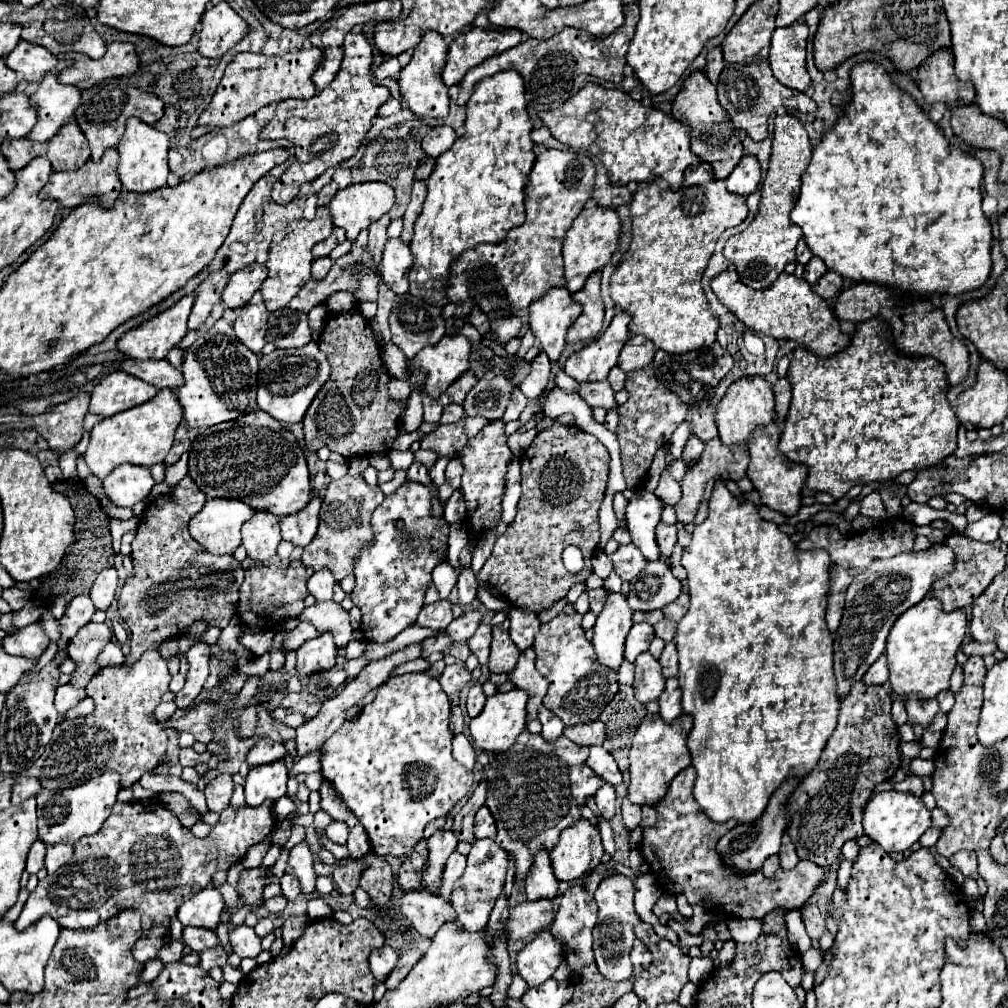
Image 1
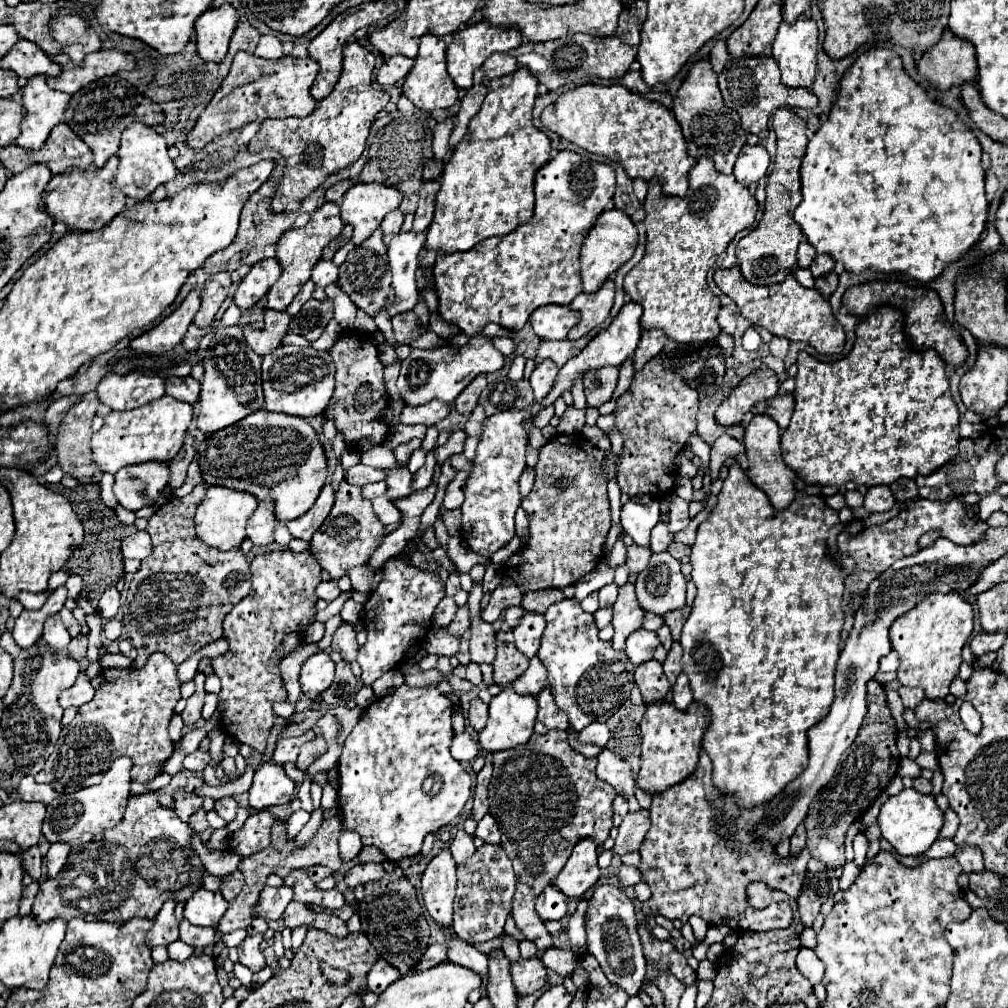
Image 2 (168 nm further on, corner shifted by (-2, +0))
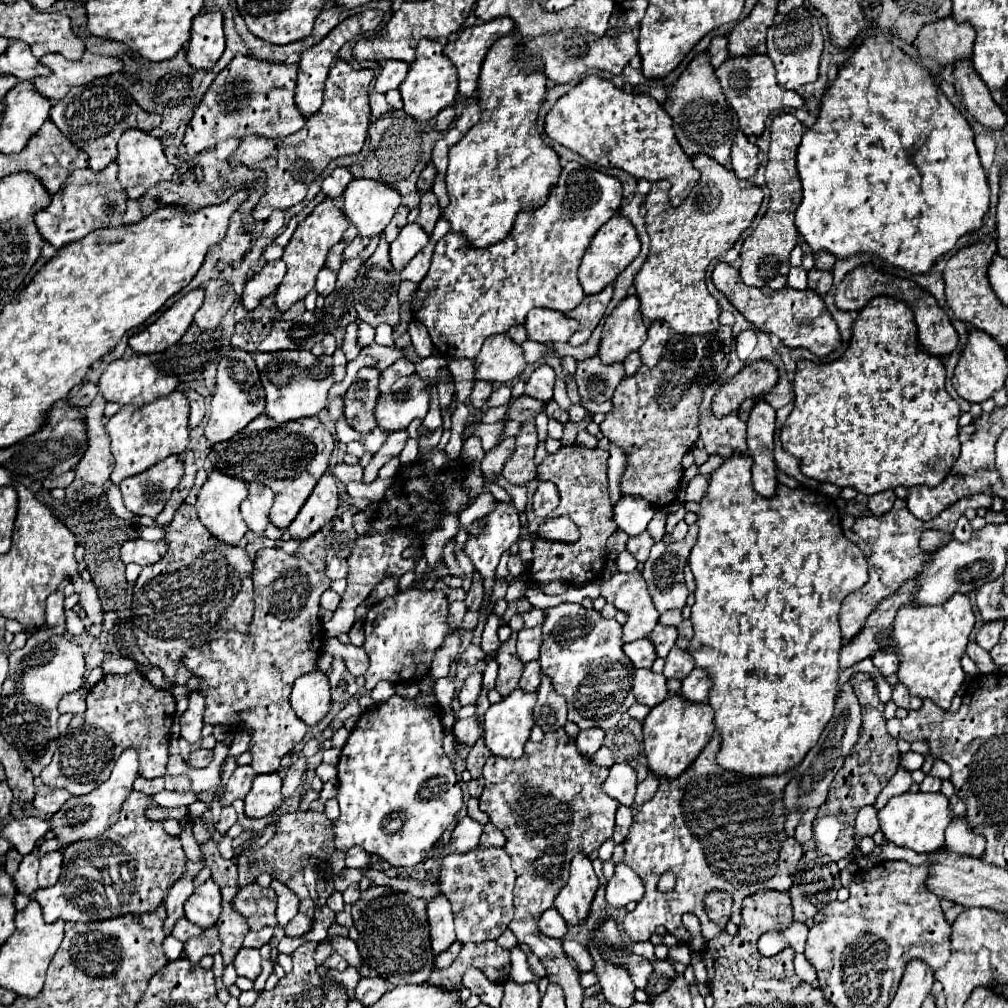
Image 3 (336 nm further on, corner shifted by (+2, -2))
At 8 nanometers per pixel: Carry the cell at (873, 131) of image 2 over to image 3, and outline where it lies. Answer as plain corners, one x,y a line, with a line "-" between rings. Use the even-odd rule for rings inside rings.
870,36
862,42
862,46
850,56
850,60
840,66
838,78
834,84
830,84
822,96
822,106
816,124
802,136
800,148
798,148
798,174
804,190
804,198
796,210
796,228
812,248
812,252
826,250
834,254
836,258
850,258
854,254
874,254
882,262
898,266
910,274
928,274
942,254
946,254
950,248
956,246
956,242
978,230
984,222
984,214
988,212
988,200
990,200
990,188
984,174
984,168
980,164
976,144
974,144
974,132
966,118
950,104
950,100
940,92
930,72
914,60
904,54
900,48
890,44
884,36

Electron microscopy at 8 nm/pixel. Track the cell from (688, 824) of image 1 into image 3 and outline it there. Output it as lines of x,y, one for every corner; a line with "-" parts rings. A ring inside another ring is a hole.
718,734
702,748
692,766
676,780
662,780
658,792
644,802
636,812
636,824
632,824
624,848
624,862
642,878
644,882
644,898
638,906
626,914
624,932
634,942
648,940
658,926
664,926
670,934
674,934
680,942
688,942
688,932
682,926
682,914
692,912
698,916
702,924
702,934
706,940
712,940
720,934
720,928
706,918
704,896
710,890
728,892
734,900
732,904
732,922
740,924
740,906
746,896
758,892
760,888
774,888
780,892
790,892
796,866
802,858
802,846
784,834
786,812
782,810
782,790
790,780
790,772
778,778
742,778
738,774
730,774
716,766
714,758
718,754
-
672,872
676,876
676,888
670,892
660,892
656,888
662,874

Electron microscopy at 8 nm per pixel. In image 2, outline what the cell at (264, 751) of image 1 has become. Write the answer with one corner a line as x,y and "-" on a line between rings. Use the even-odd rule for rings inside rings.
280,738
274,750
274,762
286,764
286,762
296,762
300,746
304,744
304,738

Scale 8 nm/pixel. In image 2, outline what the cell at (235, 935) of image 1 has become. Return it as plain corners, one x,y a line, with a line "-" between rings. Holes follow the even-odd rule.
256,934
256,936
246,936
246,940
238,946
238,952
240,952
240,964
244,964
246,968
250,968
252,972
258,972
266,966
264,962
264,956
260,952
260,942
262,942
262,934

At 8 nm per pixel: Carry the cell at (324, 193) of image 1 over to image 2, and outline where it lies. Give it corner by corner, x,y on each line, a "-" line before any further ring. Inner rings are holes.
348,178
348,180
342,180
342,182
334,184
332,188
328,188
328,190
326,190
326,200
332,200
332,202
340,204
342,196
346,194
346,190
348,190
352,184
354,184
354,182
352,182
352,178

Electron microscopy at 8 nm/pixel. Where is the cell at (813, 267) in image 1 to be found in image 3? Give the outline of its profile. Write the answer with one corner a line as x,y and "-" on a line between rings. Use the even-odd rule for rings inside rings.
822,250
822,252
818,252
818,254
816,254
816,262
814,262
814,268
816,268
816,270
832,270
834,262
836,262
836,258
834,258
830,252

